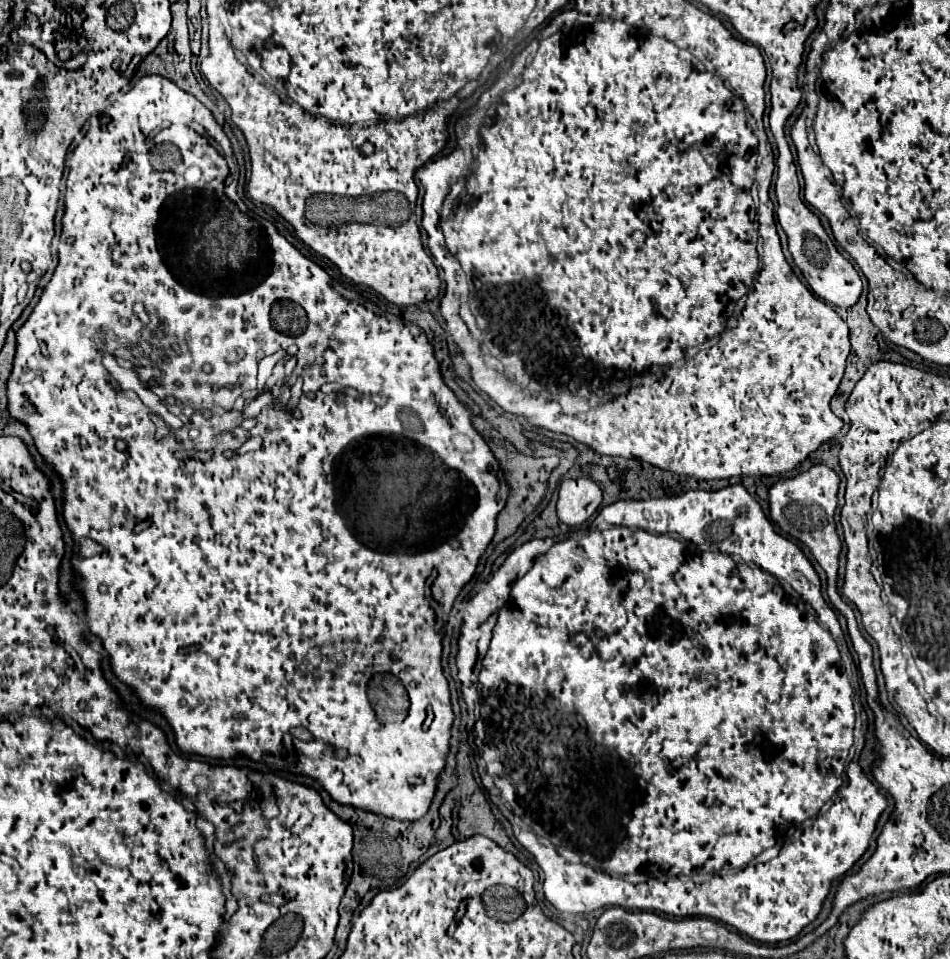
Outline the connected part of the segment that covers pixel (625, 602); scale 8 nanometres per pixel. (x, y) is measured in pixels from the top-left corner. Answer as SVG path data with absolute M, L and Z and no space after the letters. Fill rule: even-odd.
M729 485L729 487L719 489L719 491L687 491L685 495L663 497L663 499L617 501L617 503L613 503L613 505L601 509L599 515L597 515L597 519L595 519L595 525L601 523L601 525L609 525L609 527L607 527L607 529L591 531L591 533L587 533L587 535L581 537L581 539L565 539L565 541L559 541L559 543L555 543L553 539L533 539L533 541L527 541L527 543L523 543L521 547L513 549L513 551L509 553L507 559L505 559L505 563L499 567L499 571L497 571L488 582L477 585L474 595L469 594L469 589L463 590L466 591L466 593L460 593L458 595L458 602L455 600L452 610L448 615L448 617L455 616L455 619L458 619L458 621L461 620L462 624L461 637L459 637L457 667L459 667L459 679L461 679L463 700L466 706L467 693L479 693L479 681L481 681L481 697L479 697L479 701L477 701L479 708L481 703L481 719L475 723L475 733L477 733L475 743L477 743L477 747L479 747L479 751L481 751L481 757L487 761L487 771L489 771L489 775L495 779L495 785L499 787L501 797L505 797L505 801L513 807L513 811L531 827L531 829L527 829L527 825L525 825L519 817L507 817L507 819L511 821L511 825L513 825L515 837L517 837L517 841L519 841L523 847L527 847L527 849L535 855L539 867L541 867L543 873L545 873L545 885L543 885L545 897L547 897L547 901L549 901L555 909L559 909L561 913L583 915L583 913L591 913L591 911L595 911L595 909L619 905L619 907L623 907L623 909L655 911L655 913L663 913L663 915L671 915L671 917L709 917L709 919L715 919L715 921L723 921L725 925L737 929L739 933L743 933L743 935L747 935L747 937L751 937L751 939L755 939L755 941L759 941L759 943L781 943L781 941L789 941L789 939L793 939L795 935L799 935L801 929L803 929L805 925L809 925L811 921L815 921L815 917L817 917L819 911L821 911L821 903L823 903L823 899L825 899L827 893L829 893L831 883L833 883L835 879L839 879L841 875L845 875L845 873L855 865L855 861L865 853L865 849L869 847L869 839L871 839L871 835L873 835L873 831L875 831L877 819L879 819L879 815L881 815L883 809L885 809L885 797L883 797L883 795L879 793L879 789L869 781L869 777L861 771L859 761L857 761L864 747L864 742L858 743L853 759L851 759L850 763L846 766L847 785L843 785L845 759L847 759L849 747L853 745L853 735L859 732L853 731L853 723L855 723L855 711L853 711L853 701L851 701L853 687L849 685L845 667L841 665L841 657L839 657L837 643L835 643L835 639L831 637L831 633L833 633L835 637L843 637L843 633L841 633L841 627L839 627L839 621L837 621L833 609L823 601L819 575L815 573L811 561L803 555L803 551L801 551L793 541L789 541L789 539L781 537L779 533L775 533L773 523L763 515L759 503L745 491L743 485ZM645 529L651 531L651 533L677 533L677 535L683 537L685 541L673 539L673 537L669 537L669 535L661 535L661 537L659 537L659 535L651 535L651 533L647 533ZM729 555L741 557L747 565L745 565L745 563L743 563L743 565L737 565ZM779 579L787 581L801 597L799 597L797 593L793 593L791 589L785 589L785 587L781 585ZM829 799L833 799L833 801L831 801L831 807L827 809L827 813L819 813L821 807L823 807ZM797 827L801 827L799 839L785 843L775 859L771 859L771 861L767 861L767 863L757 863L757 865L751 865L751 863L749 863L749 861L751 861L755 855L759 855L763 849L775 845L777 839L779 839L781 835L793 835L793 831L795 831ZM551 843L553 843L555 847L567 847L567 849L571 849L573 853L577 853L577 855L581 857L579 863L569 863L569 861L565 861L565 855L561 857L561 855L557 853L557 849L555 849ZM685 861L693 861L693 863L695 863L695 865L693 865L695 869L693 869L691 873L683 873L683 871L681 871ZM647 869L649 869L649 871L655 871L655 873L649 873L647 879L641 881L641 883L637 883L637 885L631 883L631 881L627 881L627 879L607 875L607 873L619 873L619 875L637 875L637 873L641 873L641 875L643 875Z

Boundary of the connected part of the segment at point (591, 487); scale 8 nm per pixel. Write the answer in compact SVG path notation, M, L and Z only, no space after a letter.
M579 477L579 479L565 479L559 487L557 499L557 515L559 519L569 525L581 525L587 521L601 503L601 489L595 481Z

